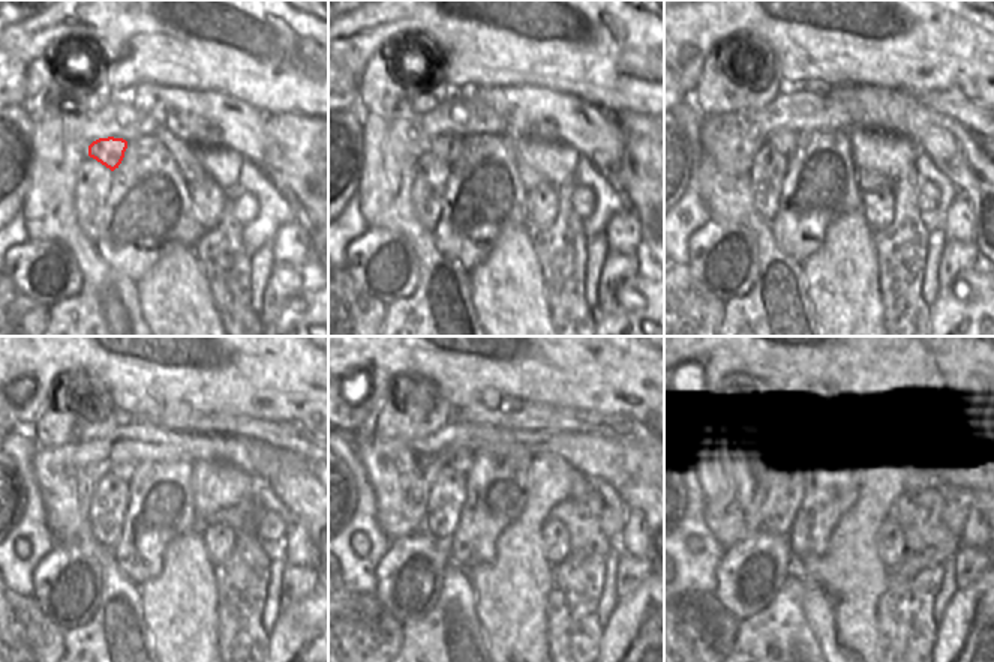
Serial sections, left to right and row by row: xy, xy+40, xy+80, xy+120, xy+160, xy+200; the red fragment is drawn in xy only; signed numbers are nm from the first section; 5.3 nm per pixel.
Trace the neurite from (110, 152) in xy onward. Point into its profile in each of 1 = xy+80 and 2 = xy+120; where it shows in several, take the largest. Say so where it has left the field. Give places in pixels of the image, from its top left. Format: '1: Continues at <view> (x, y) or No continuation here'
1: Continues at xy+80 (784, 141)
2: Continues at xy+120 (123, 472).

